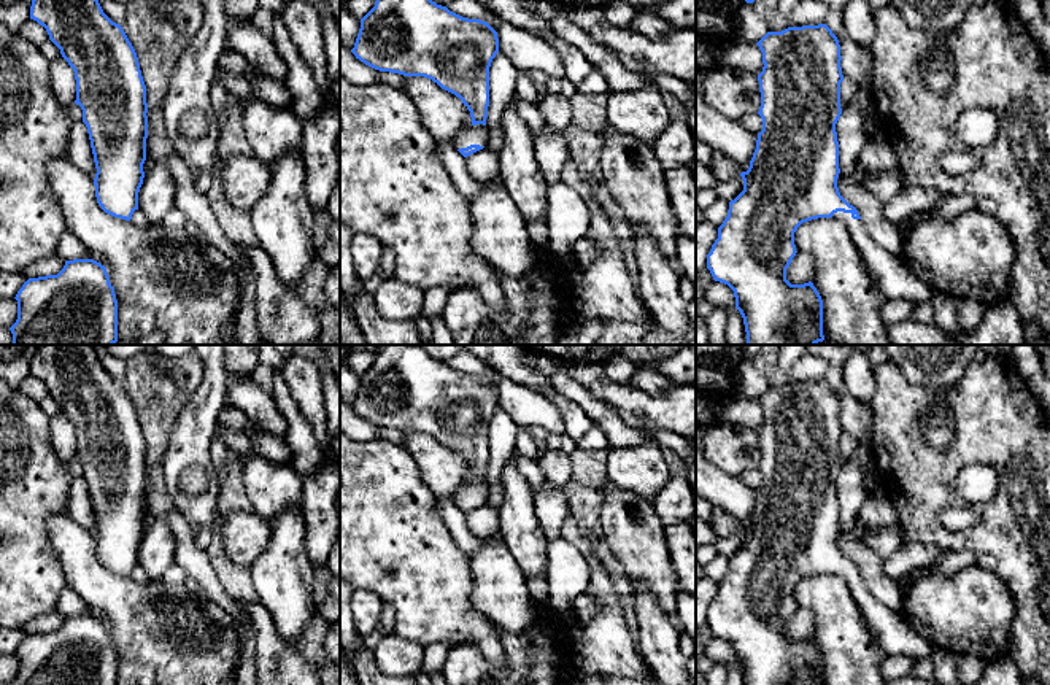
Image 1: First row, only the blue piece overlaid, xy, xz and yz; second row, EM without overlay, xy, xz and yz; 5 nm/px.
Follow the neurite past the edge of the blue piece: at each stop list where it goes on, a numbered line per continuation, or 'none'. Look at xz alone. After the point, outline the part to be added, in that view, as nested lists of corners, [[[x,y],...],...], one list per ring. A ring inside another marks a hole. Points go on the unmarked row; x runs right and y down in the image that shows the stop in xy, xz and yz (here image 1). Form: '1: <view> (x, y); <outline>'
1: xz (478, 490); [[[467,480],[453,496],[456,505],[467,504],[470,501],[486,502],[489,496],[488,482],[483,480]]]

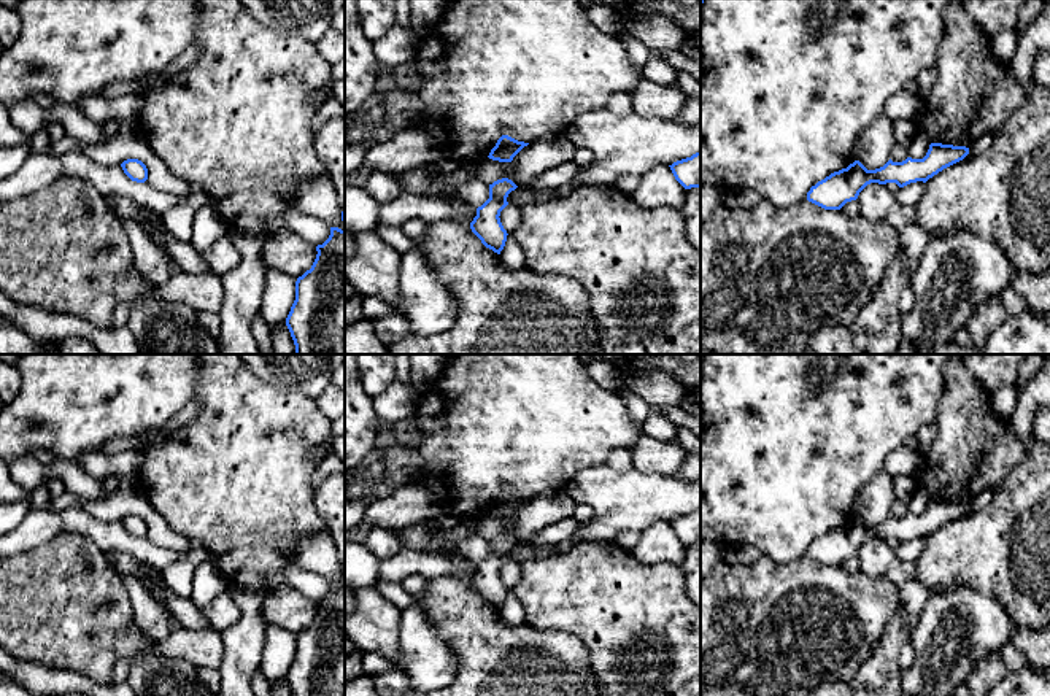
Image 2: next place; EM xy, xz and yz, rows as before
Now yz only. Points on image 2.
none

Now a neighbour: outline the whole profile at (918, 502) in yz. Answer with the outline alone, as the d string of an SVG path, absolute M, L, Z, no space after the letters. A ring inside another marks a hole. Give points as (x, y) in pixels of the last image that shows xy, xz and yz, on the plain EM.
M917 483L917 489L910 501L907 502L907 510L912 515L923 515L929 505L929 493L925 489L925 486Z

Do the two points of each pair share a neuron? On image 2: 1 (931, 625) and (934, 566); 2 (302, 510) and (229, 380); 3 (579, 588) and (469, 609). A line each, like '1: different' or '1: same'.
1: different
2: same
3: different

